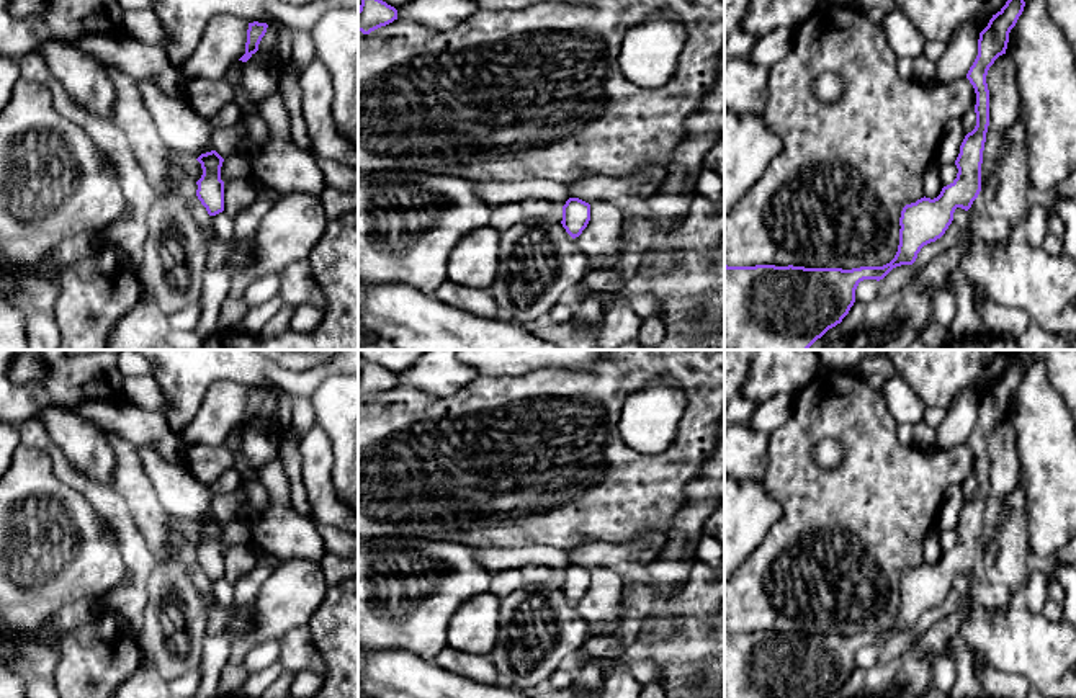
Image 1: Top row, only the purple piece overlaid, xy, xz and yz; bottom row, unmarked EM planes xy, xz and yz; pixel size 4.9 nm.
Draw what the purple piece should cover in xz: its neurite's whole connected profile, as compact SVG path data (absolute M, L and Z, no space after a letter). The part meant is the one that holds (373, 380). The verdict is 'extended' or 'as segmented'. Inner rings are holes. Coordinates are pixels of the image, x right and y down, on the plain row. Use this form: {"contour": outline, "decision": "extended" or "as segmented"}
{"contour": "M363 363L358 374L358 397L370 400L397 386L397 376L376 363Z", "decision": "as segmented"}

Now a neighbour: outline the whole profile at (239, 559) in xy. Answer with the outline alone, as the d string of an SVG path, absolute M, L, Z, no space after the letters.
M231 544L224 548L224 579L235 585L257 564L257 556L249 544Z

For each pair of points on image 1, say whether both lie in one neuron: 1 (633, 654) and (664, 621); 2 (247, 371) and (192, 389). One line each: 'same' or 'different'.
1: same
2: same

